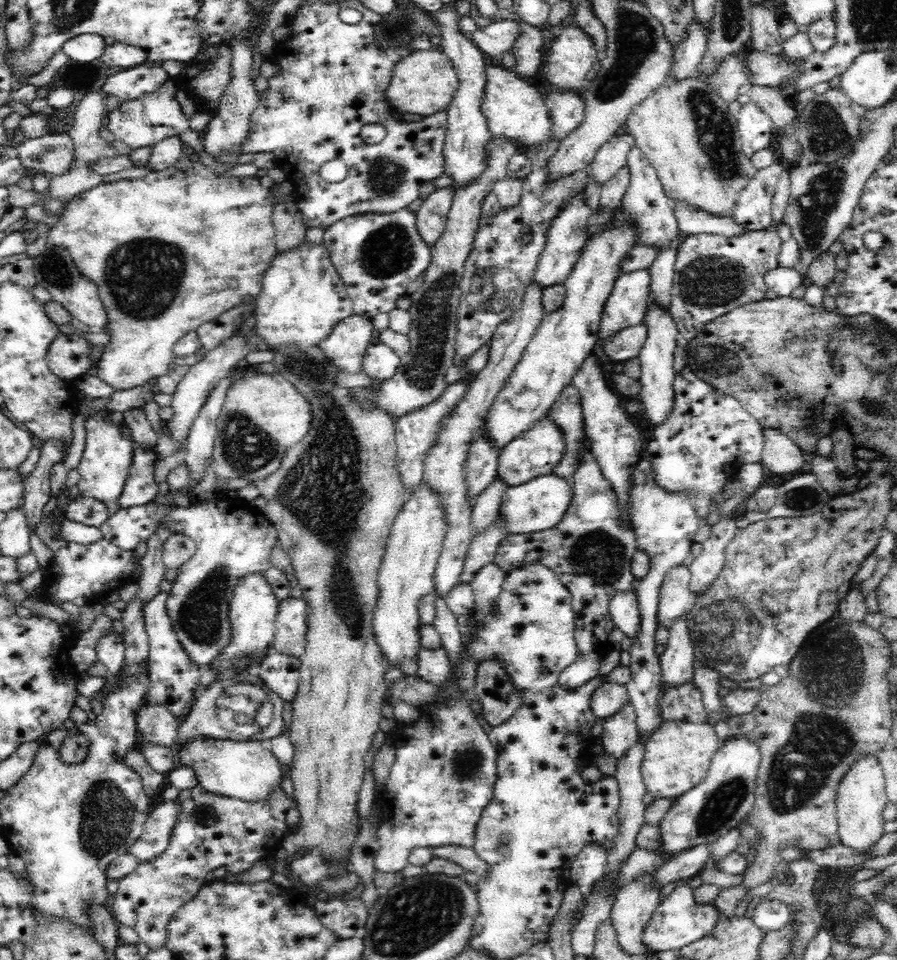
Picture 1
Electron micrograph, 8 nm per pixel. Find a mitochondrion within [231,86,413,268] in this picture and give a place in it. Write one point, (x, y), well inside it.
(384, 178)

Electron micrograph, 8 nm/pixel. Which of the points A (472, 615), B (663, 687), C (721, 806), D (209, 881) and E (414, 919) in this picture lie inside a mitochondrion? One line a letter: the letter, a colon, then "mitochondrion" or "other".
A: other
B: other
C: mitochondrion
D: other
E: mitochondrion

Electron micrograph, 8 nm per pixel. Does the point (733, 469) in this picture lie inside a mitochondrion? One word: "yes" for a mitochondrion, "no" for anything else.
no

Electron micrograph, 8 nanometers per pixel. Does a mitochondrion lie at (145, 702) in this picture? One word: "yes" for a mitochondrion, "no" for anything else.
no

